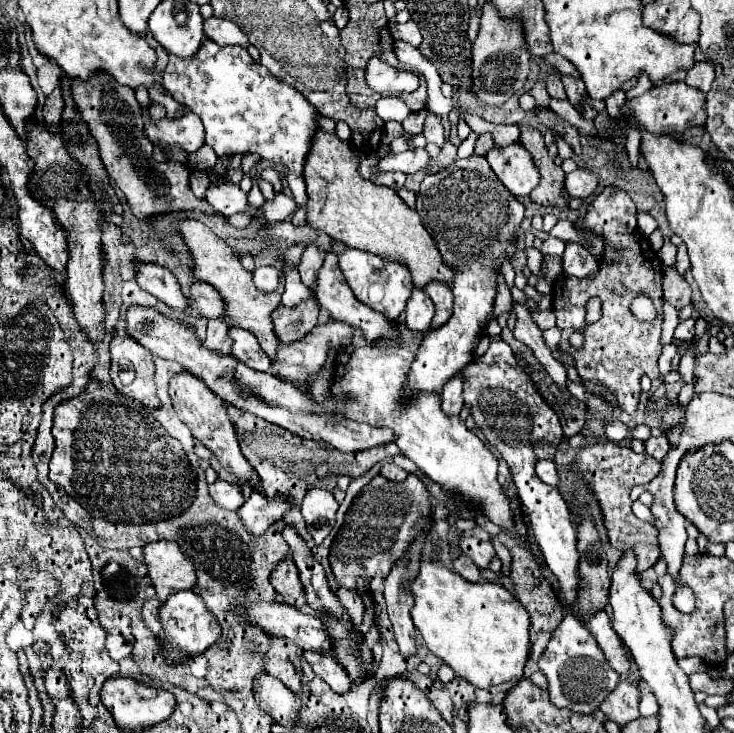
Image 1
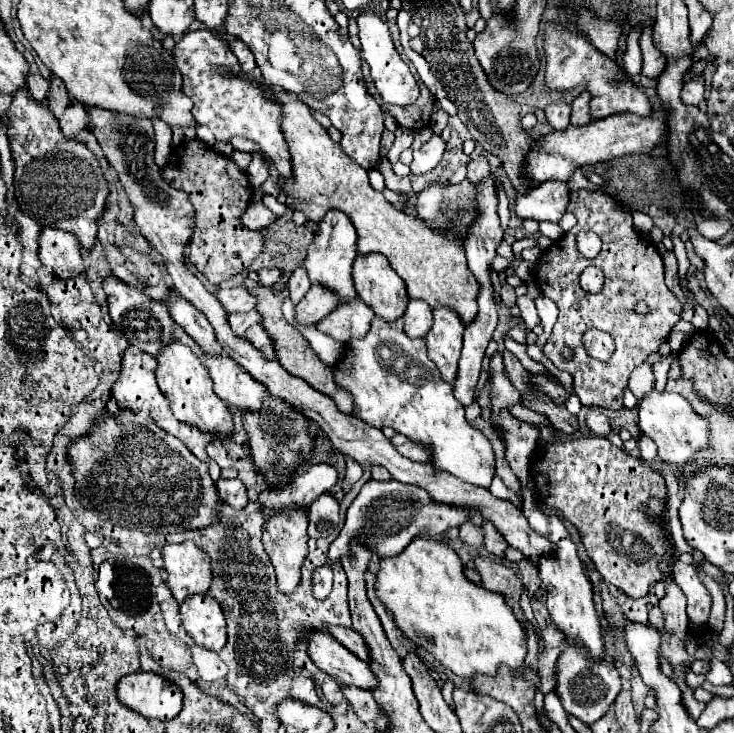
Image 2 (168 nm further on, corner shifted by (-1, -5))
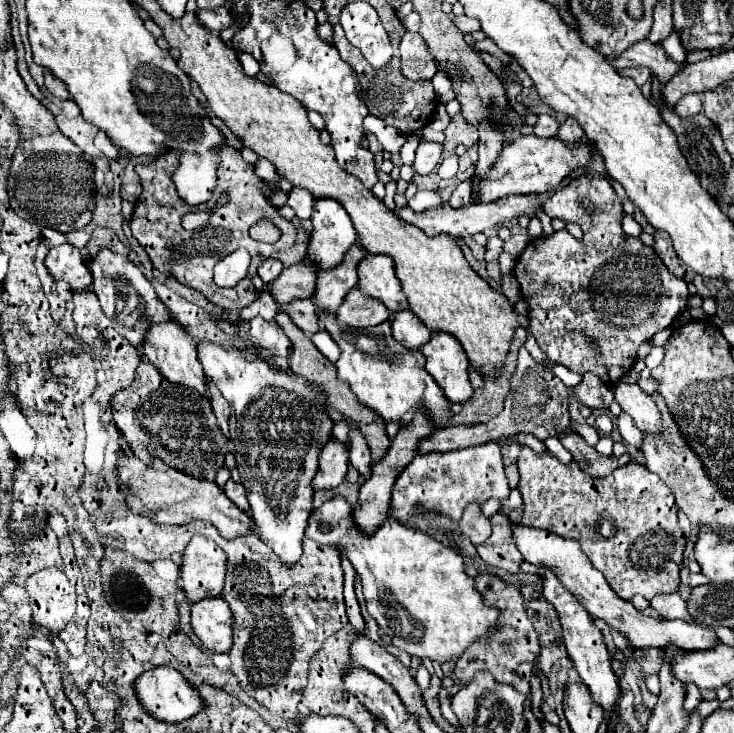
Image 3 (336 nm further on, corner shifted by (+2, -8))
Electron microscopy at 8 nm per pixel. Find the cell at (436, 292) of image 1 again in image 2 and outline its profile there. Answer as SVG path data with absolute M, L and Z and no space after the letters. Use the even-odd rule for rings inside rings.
M439 306L433 310L433 326L425 336L427 350L429 358L435 362L441 376L449 384L453 384L457 374L459 352L463 346L463 330L465 326L459 314L453 312L453 308Z

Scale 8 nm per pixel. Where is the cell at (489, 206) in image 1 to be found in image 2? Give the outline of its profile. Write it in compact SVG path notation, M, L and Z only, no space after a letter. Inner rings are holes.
M465 178L459 184L443 184L439 180L429 182L425 186L425 190L419 194L419 200L417 200L417 206L415 206L417 214L427 226L431 226L437 232L443 232L449 240L457 238L457 240L463 242L467 238L467 230L471 228L471 224L479 216L477 190L479 190L479 184L471 182L469 178Z

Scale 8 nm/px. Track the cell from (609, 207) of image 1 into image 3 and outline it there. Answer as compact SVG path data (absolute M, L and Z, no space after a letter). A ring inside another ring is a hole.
M584 173L572 179L568 185L550 193L542 203L542 209L550 217L578 223L584 231L584 239L578 241L568 231L558 231L550 237L536 237L516 259L512 273L520 283L522 297L528 305L526 331L536 337L540 349L554 363L560 363L576 373L590 371L612 385L632 369L636 361L636 349L644 341L650 341L656 331L666 329L682 311L688 297L686 281L672 275L652 247L622 231L622 203L604 175ZM580 197L590 199L596 205L596 211L586 213L578 203ZM590 341L596 341L598 347L588 347Z

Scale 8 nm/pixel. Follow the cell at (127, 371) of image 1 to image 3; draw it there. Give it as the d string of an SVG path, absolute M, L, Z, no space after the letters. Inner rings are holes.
M146 359L138 365L134 383L112 397L112 413L130 449L146 465L160 459L180 473L206 481L214 481L218 469L224 467L230 445L218 427L208 397L184 385L170 385Z

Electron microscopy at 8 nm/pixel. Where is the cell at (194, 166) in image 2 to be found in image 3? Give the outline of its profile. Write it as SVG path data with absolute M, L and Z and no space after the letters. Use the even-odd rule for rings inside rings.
M226 147L220 153L218 185L214 189L212 203L204 203L202 209L196 209L186 205L176 193L176 187L170 179L170 173L176 169L176 165L178 165L176 153L168 153L150 165L136 165L136 173L140 175L140 181L142 181L142 195L138 197L132 213L132 221L130 221L132 235L146 249L154 267L160 273L172 275L178 283L198 289L210 303L218 305L224 311L230 323L244 323L240 317L240 309L256 299L256 287L248 279L256 277L256 269L258 265L262 265L264 259L274 257L278 251L292 247L296 241L296 227L292 225L292 221L284 219L278 213L278 207L272 205L270 201L270 193L278 187L278 183L260 179L254 172L254 164L244 161L240 151ZM222 193L228 195L228 203L218 205L216 201ZM190 211L212 211L212 217L208 219L208 225L198 227L194 231L186 231L180 219ZM260 219L272 219L280 227L282 231L280 241L276 241L274 245L268 245L268 243L258 243L248 235L248 229ZM240 247L244 247L252 255L252 265L248 269L246 283L238 283L234 289L222 289L212 281L214 265Z

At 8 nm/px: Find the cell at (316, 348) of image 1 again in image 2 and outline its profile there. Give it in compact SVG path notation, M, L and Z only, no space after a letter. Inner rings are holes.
M357 298L353 302L339 304L327 318L317 324L317 330L341 344L347 344L351 338L363 338L367 334L373 316L373 310Z

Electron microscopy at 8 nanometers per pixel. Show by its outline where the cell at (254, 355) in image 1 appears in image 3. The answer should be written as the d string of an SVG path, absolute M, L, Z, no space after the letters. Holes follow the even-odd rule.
M254 317L250 321L250 335L258 347L268 349L274 357L288 357L290 355L290 339L282 331L276 321L266 321L262 317Z

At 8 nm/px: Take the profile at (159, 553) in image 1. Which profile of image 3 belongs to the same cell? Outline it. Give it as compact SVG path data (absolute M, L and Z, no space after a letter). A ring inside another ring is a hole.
M196 535L186 551L182 563L182 589L190 603L222 593L226 577L226 553L208 537Z

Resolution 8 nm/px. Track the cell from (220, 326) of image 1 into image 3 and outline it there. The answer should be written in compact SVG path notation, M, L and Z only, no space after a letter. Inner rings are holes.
M262 293L254 303L246 305L246 307L240 311L240 315L242 315L242 319L246 319L246 321L254 319L256 315L264 317L266 321L270 321L270 319L274 319L274 315L278 313L278 309L282 309L282 305L278 305L278 301L274 301L274 297L270 297L270 293Z

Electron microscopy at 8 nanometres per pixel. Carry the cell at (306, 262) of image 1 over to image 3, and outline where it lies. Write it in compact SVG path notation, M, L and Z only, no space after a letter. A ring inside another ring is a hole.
M296 299L292 303L288 303L286 313L290 315L290 319L308 335L314 335L320 327L318 327L318 317L314 313L316 305L312 303L312 299Z

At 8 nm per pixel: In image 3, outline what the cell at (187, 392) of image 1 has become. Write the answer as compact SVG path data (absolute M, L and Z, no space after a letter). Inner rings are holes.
M166 321L162 325L152 325L146 331L146 341L142 341L142 353L144 357L172 383L186 385L198 389L202 395L206 395L206 375L202 371L202 365L198 361L198 353L194 349L192 337L176 323L176 321Z

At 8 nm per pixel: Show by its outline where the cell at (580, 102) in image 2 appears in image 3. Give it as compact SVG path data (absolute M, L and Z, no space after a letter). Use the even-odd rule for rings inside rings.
M568 117L566 123L560 125L560 129L558 129L558 139L564 141L566 145L574 145L574 143L578 143L578 141L584 139L584 133L582 133L580 125L576 123L576 119Z

